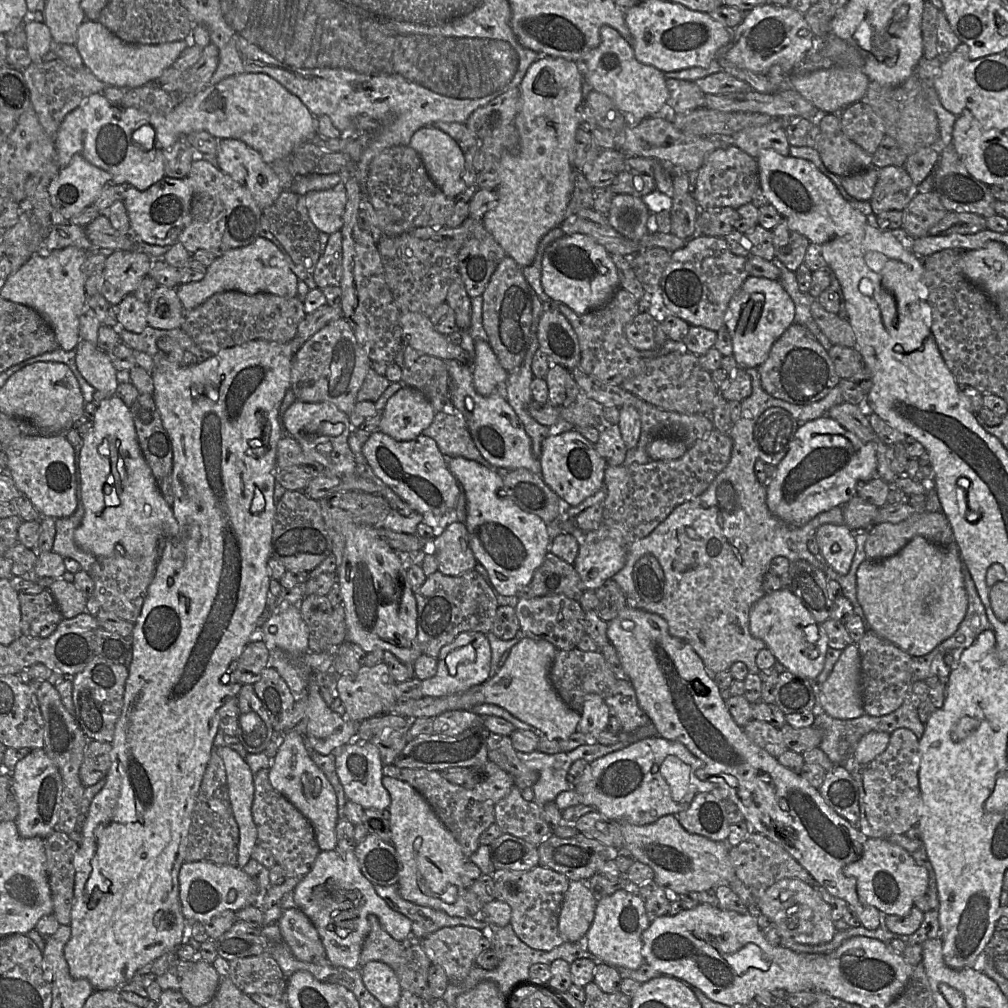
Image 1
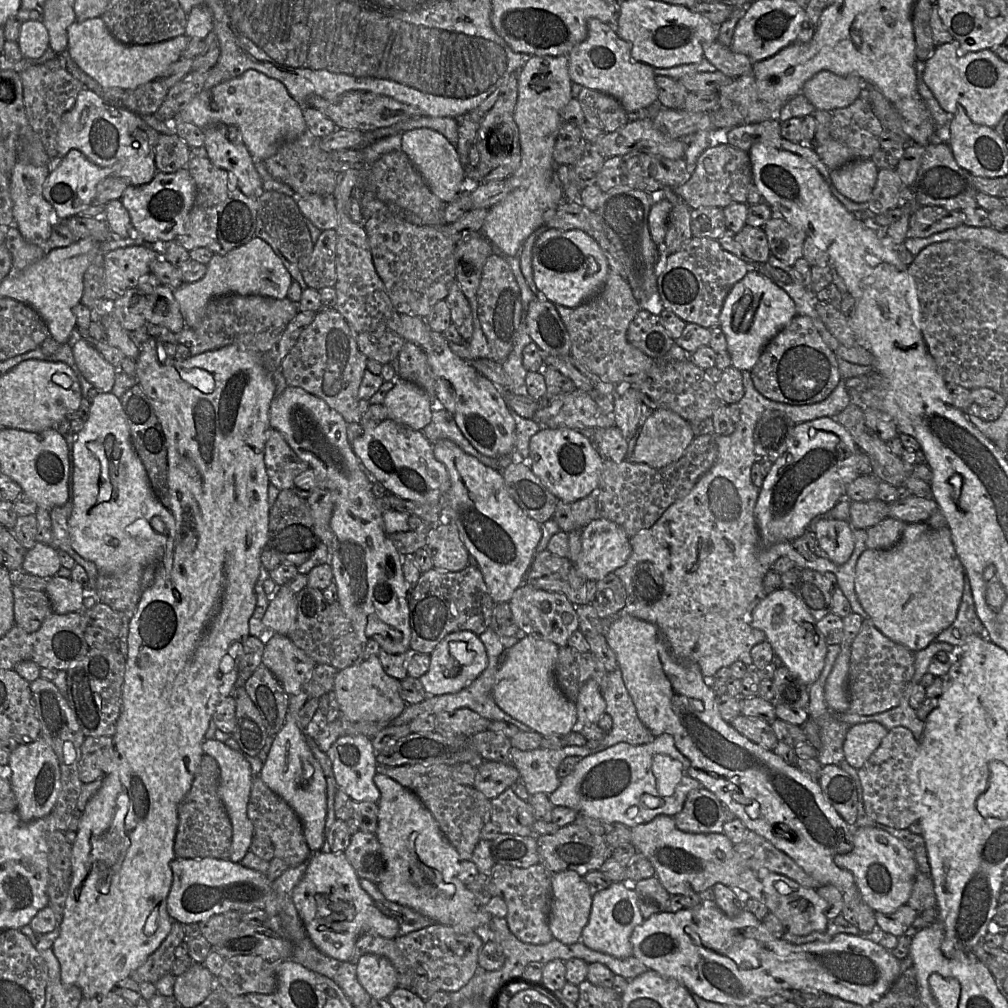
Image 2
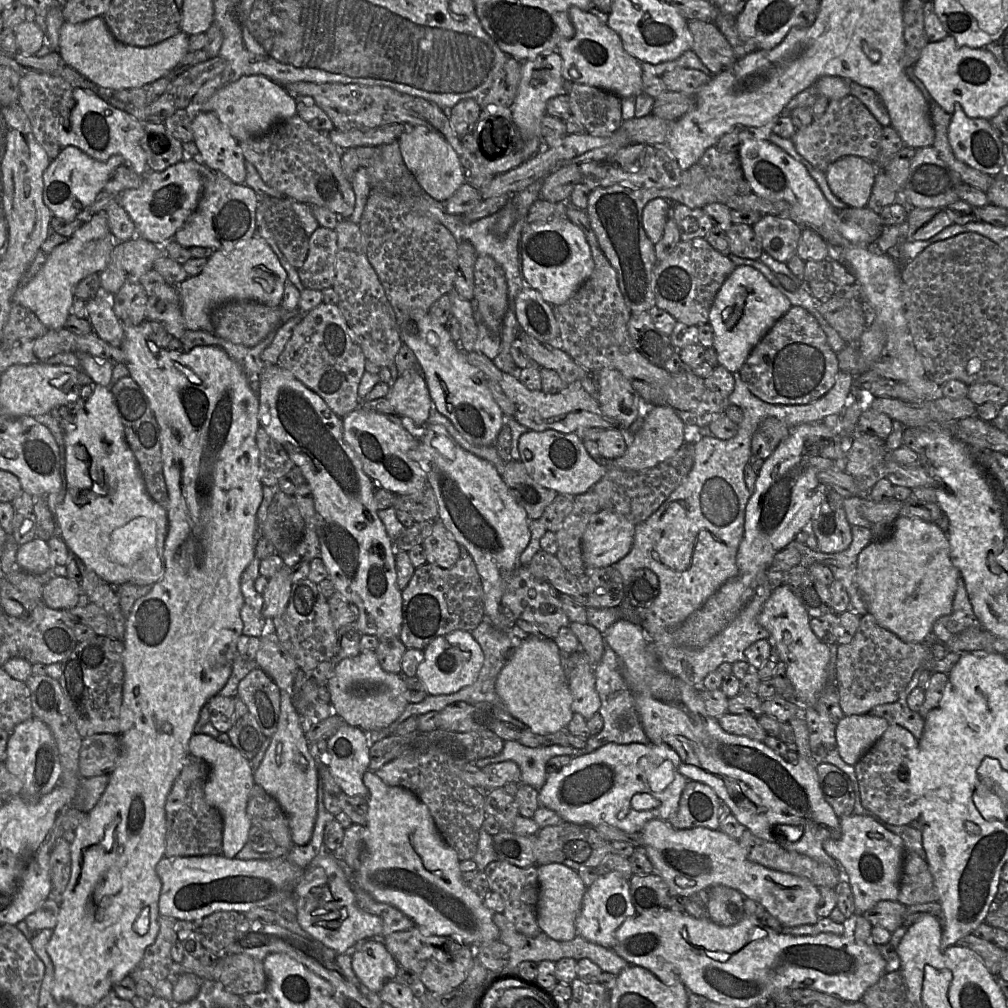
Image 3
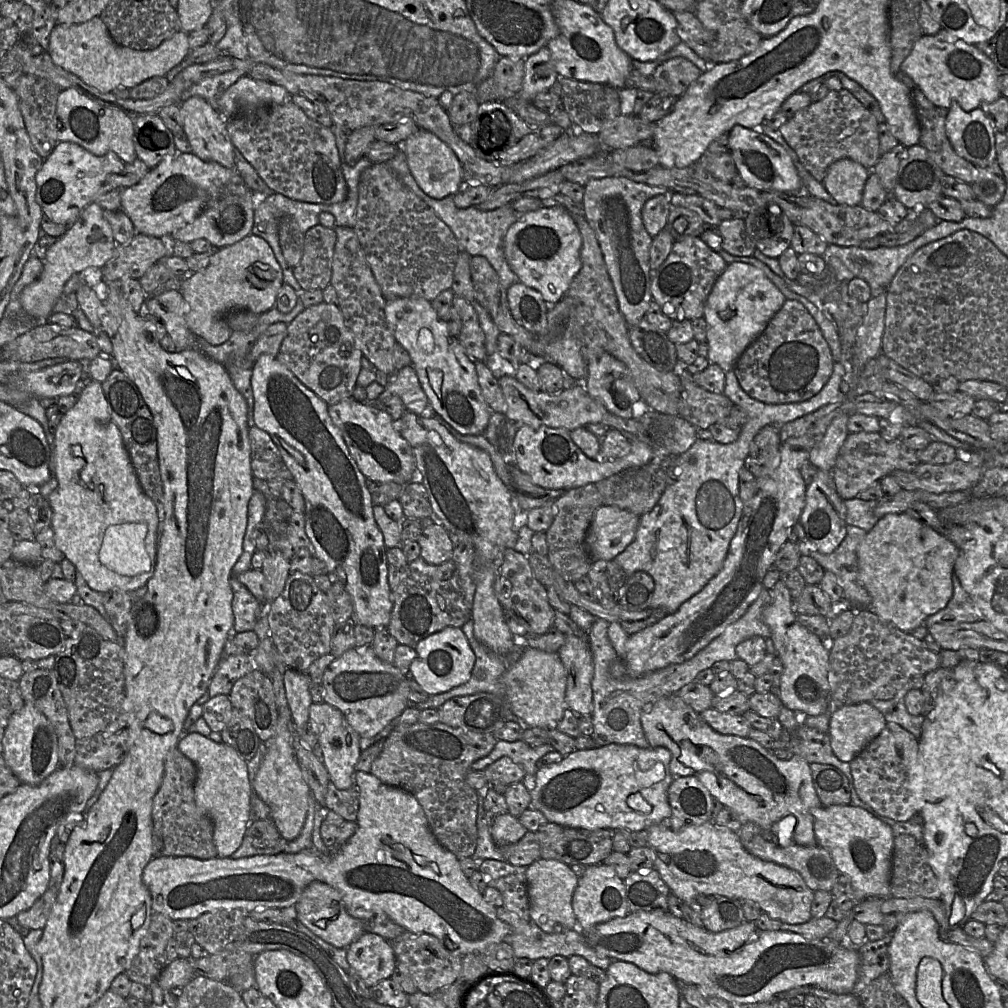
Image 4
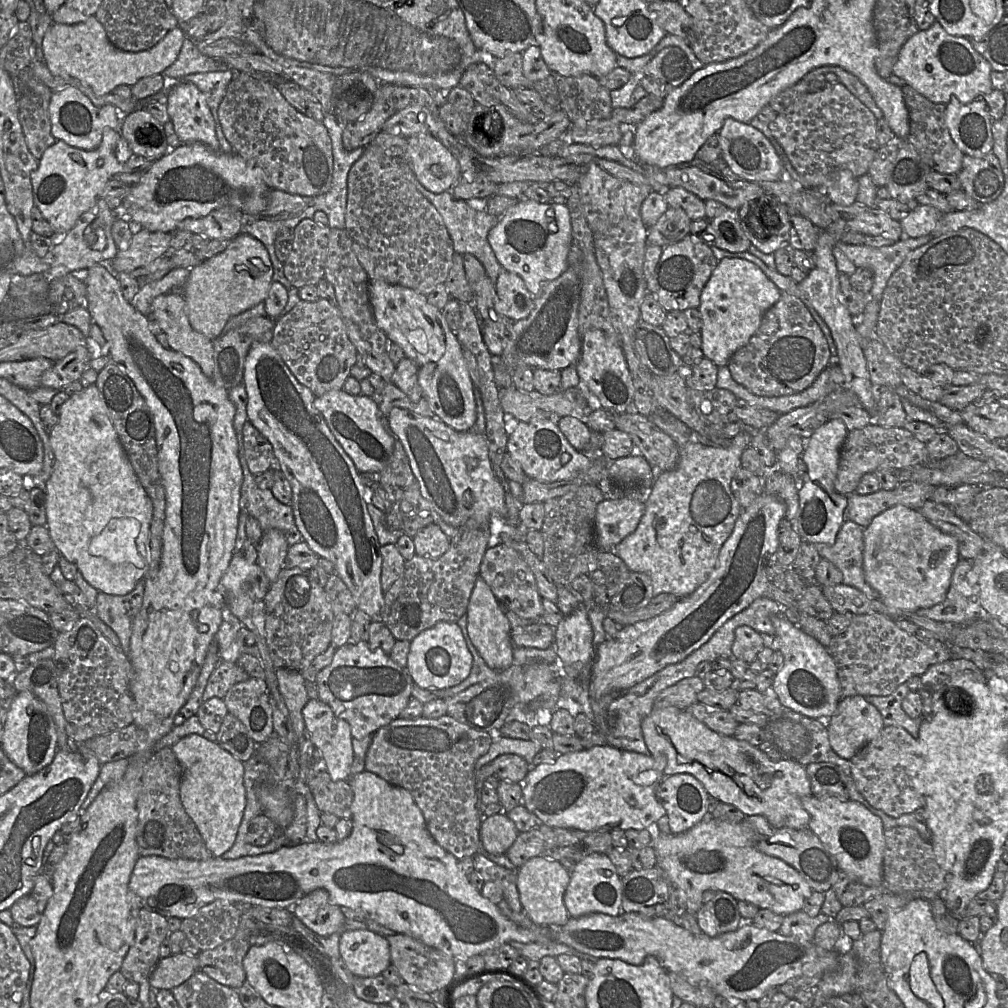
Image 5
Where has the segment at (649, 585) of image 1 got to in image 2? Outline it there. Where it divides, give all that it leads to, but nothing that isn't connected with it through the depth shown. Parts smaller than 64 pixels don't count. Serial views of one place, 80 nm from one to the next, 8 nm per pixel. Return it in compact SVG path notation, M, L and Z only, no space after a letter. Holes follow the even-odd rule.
M640 562L632 579L634 600L644 604L656 603L663 592L663 580L651 562Z

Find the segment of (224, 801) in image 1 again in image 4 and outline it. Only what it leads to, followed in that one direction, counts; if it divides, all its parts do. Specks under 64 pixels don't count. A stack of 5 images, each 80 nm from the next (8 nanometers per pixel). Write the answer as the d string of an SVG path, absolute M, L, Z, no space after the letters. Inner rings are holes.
M176 748L168 752L164 762L163 779L152 803L152 826L156 856L193 857L201 860L218 856L213 840L213 822L195 803L194 784L196 777L197 768L191 760Z

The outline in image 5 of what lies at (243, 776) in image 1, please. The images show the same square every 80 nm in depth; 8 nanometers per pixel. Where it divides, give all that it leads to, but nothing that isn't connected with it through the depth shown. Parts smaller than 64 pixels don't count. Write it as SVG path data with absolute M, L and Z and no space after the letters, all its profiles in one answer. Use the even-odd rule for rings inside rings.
M190 734L172 746L182 767L180 800L197 827L207 849L220 858L235 843L246 805L243 763L217 743L198 734Z

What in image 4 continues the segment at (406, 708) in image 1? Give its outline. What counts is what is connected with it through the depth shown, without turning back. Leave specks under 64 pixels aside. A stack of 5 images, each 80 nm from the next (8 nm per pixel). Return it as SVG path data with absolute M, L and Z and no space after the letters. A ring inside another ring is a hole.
M527 647L520 659L506 671L503 681L511 710L516 716L530 727L556 728L568 708L566 672L557 652Z

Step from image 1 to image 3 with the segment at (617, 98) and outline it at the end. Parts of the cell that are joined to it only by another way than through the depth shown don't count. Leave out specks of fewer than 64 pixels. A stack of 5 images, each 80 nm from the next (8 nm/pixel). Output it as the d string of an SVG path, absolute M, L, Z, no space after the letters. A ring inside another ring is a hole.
M576 6L568 10L575 29L574 35L559 43L556 51L562 57L562 77L571 83L586 84L615 93L620 98L633 97L644 93L641 61L625 51L617 35L594 11L585 11Z

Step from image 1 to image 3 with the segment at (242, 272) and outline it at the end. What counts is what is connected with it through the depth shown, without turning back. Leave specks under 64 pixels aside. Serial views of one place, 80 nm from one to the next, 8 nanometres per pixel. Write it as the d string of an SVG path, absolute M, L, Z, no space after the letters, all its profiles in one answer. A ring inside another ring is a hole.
M261 237L224 251L214 251L203 271L188 277L179 286L182 314L187 330L213 333L212 311L228 301L255 301L271 307L280 306L287 273L277 256Z

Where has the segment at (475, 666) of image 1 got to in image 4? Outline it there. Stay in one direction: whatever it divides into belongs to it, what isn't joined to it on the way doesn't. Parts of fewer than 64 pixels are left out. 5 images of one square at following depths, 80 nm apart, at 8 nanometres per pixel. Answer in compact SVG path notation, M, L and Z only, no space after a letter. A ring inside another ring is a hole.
M446 627L415 646L416 657L410 665L410 678L413 678L429 694L447 692L466 683L475 664L475 654L461 628Z

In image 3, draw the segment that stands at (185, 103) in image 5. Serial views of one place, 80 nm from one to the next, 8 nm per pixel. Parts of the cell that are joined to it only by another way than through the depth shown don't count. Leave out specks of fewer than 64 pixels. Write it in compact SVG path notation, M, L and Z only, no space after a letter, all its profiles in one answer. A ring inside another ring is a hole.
M198 112L192 118L191 127L194 143L199 150L203 164L210 169L221 172L235 184L245 184L245 158L240 144L217 115L212 112Z

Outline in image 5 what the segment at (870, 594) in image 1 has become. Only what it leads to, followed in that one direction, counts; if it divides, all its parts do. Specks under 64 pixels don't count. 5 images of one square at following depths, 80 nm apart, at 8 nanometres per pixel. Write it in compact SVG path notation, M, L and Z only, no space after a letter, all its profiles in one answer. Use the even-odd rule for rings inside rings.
M903 505L886 509L864 528L863 571L893 619L943 602L959 559L958 543L930 524L917 510Z

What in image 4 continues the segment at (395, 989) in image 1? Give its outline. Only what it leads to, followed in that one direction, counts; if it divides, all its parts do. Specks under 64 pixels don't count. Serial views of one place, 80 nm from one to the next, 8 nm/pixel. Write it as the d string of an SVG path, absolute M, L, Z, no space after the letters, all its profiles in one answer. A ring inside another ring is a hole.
M364 933L347 949L347 961L368 988L391 979L396 958L391 944L374 933Z

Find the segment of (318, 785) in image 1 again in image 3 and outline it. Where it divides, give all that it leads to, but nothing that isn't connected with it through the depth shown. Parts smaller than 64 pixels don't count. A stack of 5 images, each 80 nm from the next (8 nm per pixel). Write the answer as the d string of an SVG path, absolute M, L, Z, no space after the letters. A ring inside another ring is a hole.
M281 690L280 718L270 746L256 771L254 782L276 799L289 818L295 845L310 842L317 818L318 763L310 754L304 735L303 720L294 706L294 696Z

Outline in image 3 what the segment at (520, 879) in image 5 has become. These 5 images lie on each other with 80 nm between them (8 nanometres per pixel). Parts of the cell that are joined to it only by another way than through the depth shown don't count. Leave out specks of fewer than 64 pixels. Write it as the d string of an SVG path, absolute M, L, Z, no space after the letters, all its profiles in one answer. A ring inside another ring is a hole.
M559 863L537 866L539 898L537 903L537 923L542 932L557 941L570 941L577 935L578 917L586 886L577 871Z

